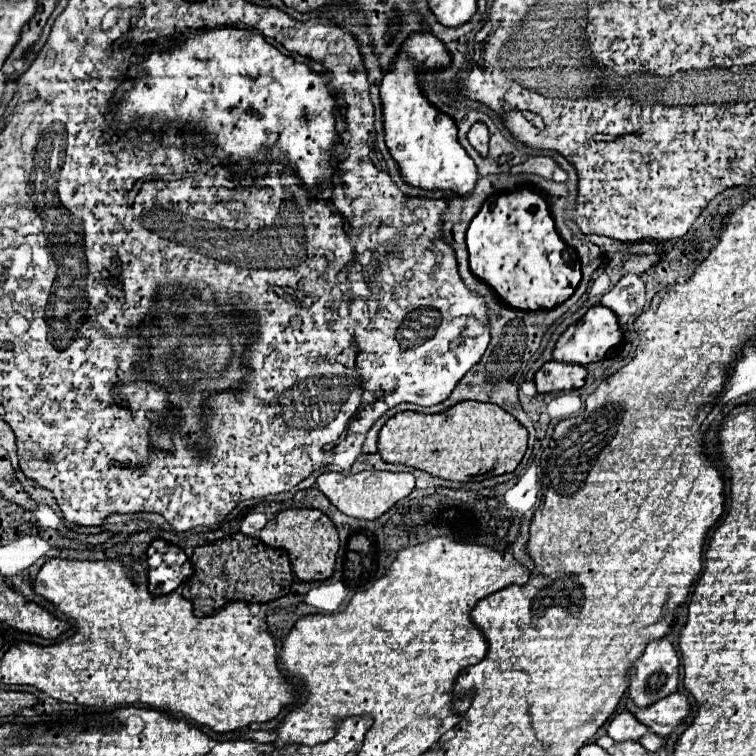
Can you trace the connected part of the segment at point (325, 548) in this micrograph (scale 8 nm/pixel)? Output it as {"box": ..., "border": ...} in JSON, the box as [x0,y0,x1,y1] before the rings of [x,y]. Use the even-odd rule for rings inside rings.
{"box":[260,510,338,582],"border":[[[284,510],[272,518],[260,532],[260,540],[270,548],[282,548],[288,552],[294,576],[300,582],[322,582],[334,572],[338,552],[338,532],[332,520],[320,510]]]}

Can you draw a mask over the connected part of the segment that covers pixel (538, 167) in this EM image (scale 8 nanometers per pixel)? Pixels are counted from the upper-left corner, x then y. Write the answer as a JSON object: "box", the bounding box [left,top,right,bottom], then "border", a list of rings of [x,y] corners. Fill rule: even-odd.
{"box":[510,156,568,182],"border":[[[530,156],[526,162],[514,166],[510,170],[512,174],[538,174],[546,180],[554,180],[554,182],[564,182],[568,178],[568,174],[548,156]]]}

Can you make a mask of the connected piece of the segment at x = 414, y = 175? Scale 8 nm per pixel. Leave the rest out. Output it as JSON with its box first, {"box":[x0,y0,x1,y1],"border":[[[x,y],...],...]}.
{"box":[380,32,478,196],"border":[[[418,32],[412,34],[404,44],[402,50],[396,58],[396,62],[392,64],[392,70],[384,74],[382,86],[380,86],[380,102],[382,102],[382,120],[384,120],[384,142],[390,150],[390,156],[396,160],[402,180],[414,188],[422,188],[422,190],[450,190],[458,196],[470,196],[470,192],[476,186],[478,180],[478,172],[476,172],[476,164],[470,160],[470,156],[466,154],[466,150],[458,144],[456,138],[456,124],[450,116],[438,112],[422,94],[422,88],[418,86],[418,66],[424,64],[426,68],[434,68],[434,66],[448,66],[450,64],[450,54],[446,52],[444,44],[430,32]]]}

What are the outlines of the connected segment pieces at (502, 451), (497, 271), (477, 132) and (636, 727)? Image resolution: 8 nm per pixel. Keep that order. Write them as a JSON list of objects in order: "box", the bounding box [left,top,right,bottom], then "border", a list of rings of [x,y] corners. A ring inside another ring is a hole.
[{"box":[378,402,526,482],"border":[[[458,402],[442,414],[400,412],[382,426],[378,438],[378,450],[386,462],[412,466],[456,482],[470,482],[482,474],[514,472],[526,448],[526,428],[500,406],[484,402]]]},{"box":[466,188,582,310],"border":[[[520,188],[516,192],[490,196],[484,202],[482,210],[470,222],[470,228],[466,232],[466,244],[470,254],[468,258],[470,272],[478,280],[488,284],[496,292],[500,302],[516,310],[552,310],[554,306],[562,304],[574,294],[582,278],[576,252],[564,244],[564,240],[558,236],[554,228],[546,196],[532,188]]]},{"box":[468,122,488,156],"border":[[[476,122],[468,132],[468,142],[476,148],[480,156],[486,156],[488,154],[488,128]]]},{"box":[608,712,648,742],"border":[[[620,712],[608,726],[608,736],[616,742],[638,742],[640,736],[644,736],[648,732],[648,728],[644,724],[640,724],[630,712]]]}]

